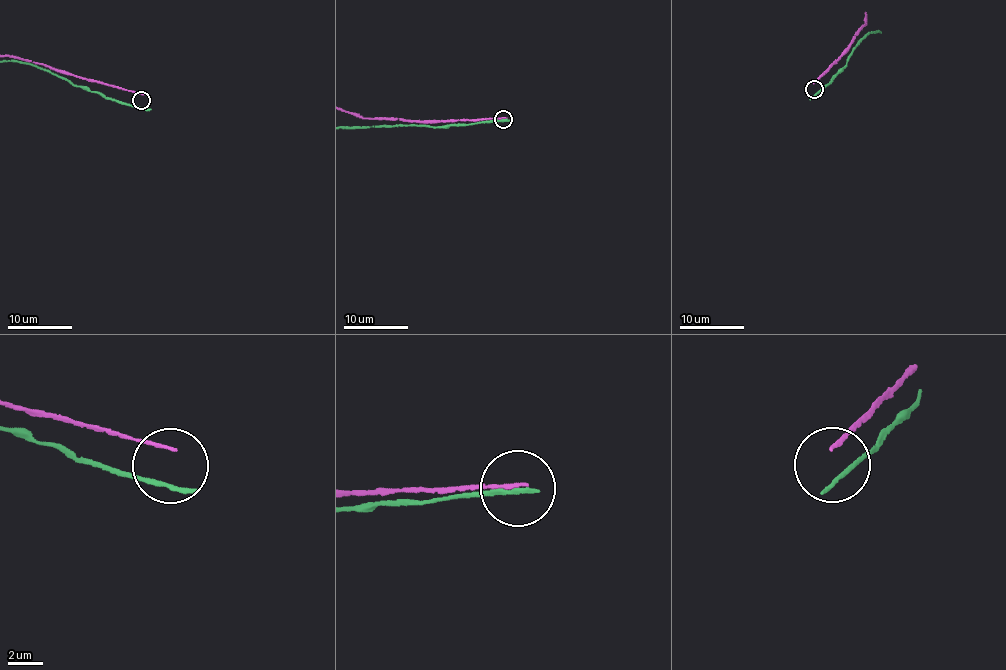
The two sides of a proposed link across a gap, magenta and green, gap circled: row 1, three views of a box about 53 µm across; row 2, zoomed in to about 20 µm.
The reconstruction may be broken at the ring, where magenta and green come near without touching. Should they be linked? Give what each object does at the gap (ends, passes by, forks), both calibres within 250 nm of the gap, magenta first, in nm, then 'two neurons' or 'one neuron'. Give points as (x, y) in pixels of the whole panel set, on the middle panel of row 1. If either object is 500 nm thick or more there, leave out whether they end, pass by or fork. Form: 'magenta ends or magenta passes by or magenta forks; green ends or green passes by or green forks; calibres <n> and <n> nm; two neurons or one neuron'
magenta ends; green passes by; calibres 180 and 240 nm; two neurons

